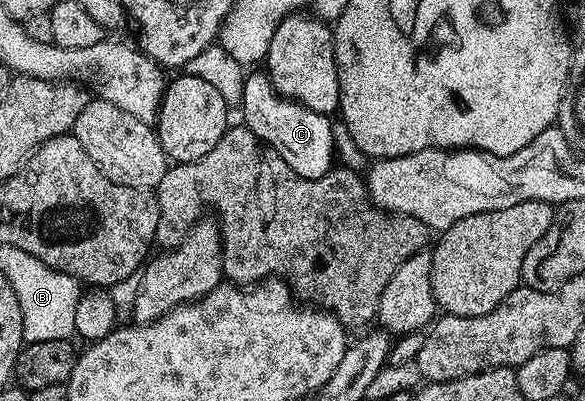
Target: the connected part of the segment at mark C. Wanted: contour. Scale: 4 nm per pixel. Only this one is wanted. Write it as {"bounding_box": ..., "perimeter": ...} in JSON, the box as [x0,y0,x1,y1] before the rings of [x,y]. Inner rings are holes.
{"bounding_box":[241,72,336,178],"perimeter":[[[250,72],[242,80],[241,121],[263,144],[271,146],[296,172],[296,176],[319,178],[336,166],[336,151],[332,137],[332,122],[327,115],[312,112],[312,108],[282,97],[270,82],[269,74]]]}

